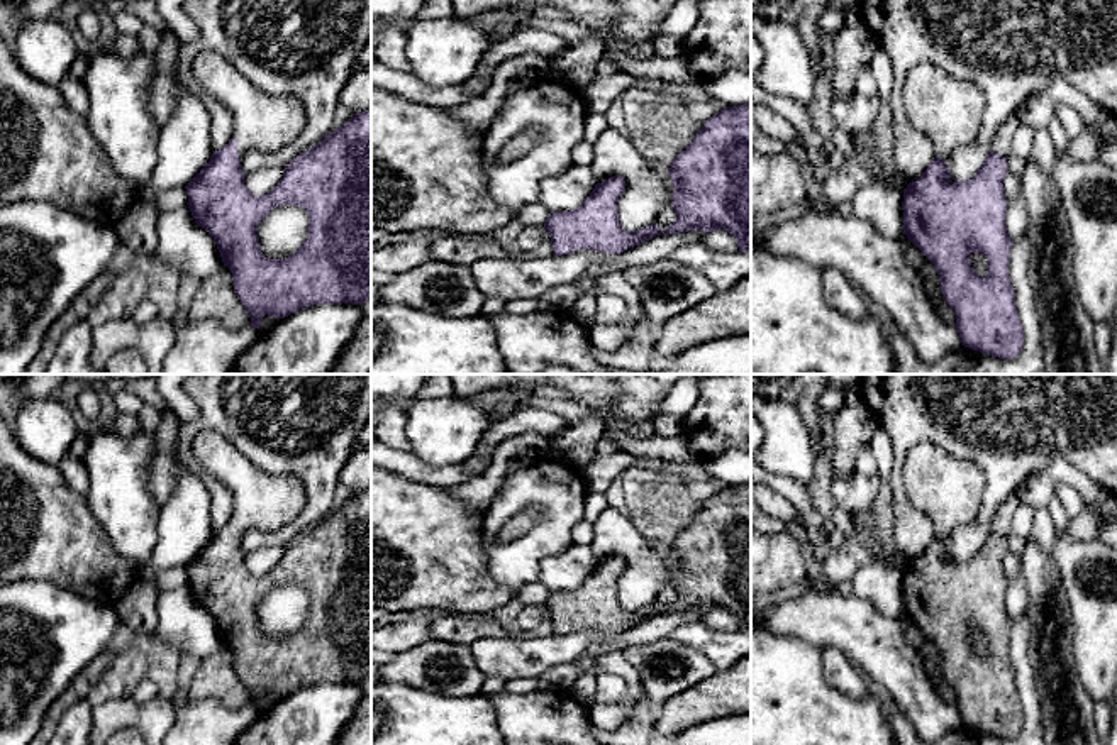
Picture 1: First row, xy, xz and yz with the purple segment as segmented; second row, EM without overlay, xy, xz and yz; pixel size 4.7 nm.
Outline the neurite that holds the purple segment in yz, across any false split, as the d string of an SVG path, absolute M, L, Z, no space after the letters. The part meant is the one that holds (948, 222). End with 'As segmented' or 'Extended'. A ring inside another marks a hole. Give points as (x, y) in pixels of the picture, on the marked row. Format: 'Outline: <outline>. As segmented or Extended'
Outline: M919 63L909 69L902 95L909 120L929 137L936 152L936 159L922 176L903 190L903 234L937 269L942 295L956 312L956 330L963 345L993 357L1014 359L1022 350L1024 330L1009 278L1014 240L1005 225L1007 157L992 151L968 181L956 181L946 166L953 151L966 149L978 141L985 93L970 81L951 78L939 66ZM971 252L981 252L986 257L985 278L973 271Z. Extended

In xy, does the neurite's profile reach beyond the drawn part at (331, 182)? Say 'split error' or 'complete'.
split error

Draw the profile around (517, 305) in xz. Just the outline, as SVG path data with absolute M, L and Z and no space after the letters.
M514 298L505 301L503 312L519 315L519 313L532 313L537 308L537 300L534 298Z

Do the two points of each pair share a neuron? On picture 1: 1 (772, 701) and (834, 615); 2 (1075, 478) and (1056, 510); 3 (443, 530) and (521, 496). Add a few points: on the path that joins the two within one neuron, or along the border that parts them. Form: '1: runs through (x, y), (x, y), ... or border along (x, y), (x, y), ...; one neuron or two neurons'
1: border along (775, 634), (800, 637), (819, 649); two neurons
2: border along (1053, 493), (1044, 505); two neurons
3: border along (480, 518), (489, 557); two neurons

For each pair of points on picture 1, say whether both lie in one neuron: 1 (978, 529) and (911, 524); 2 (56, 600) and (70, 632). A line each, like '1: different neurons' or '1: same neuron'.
1: same neuron
2: same neuron

